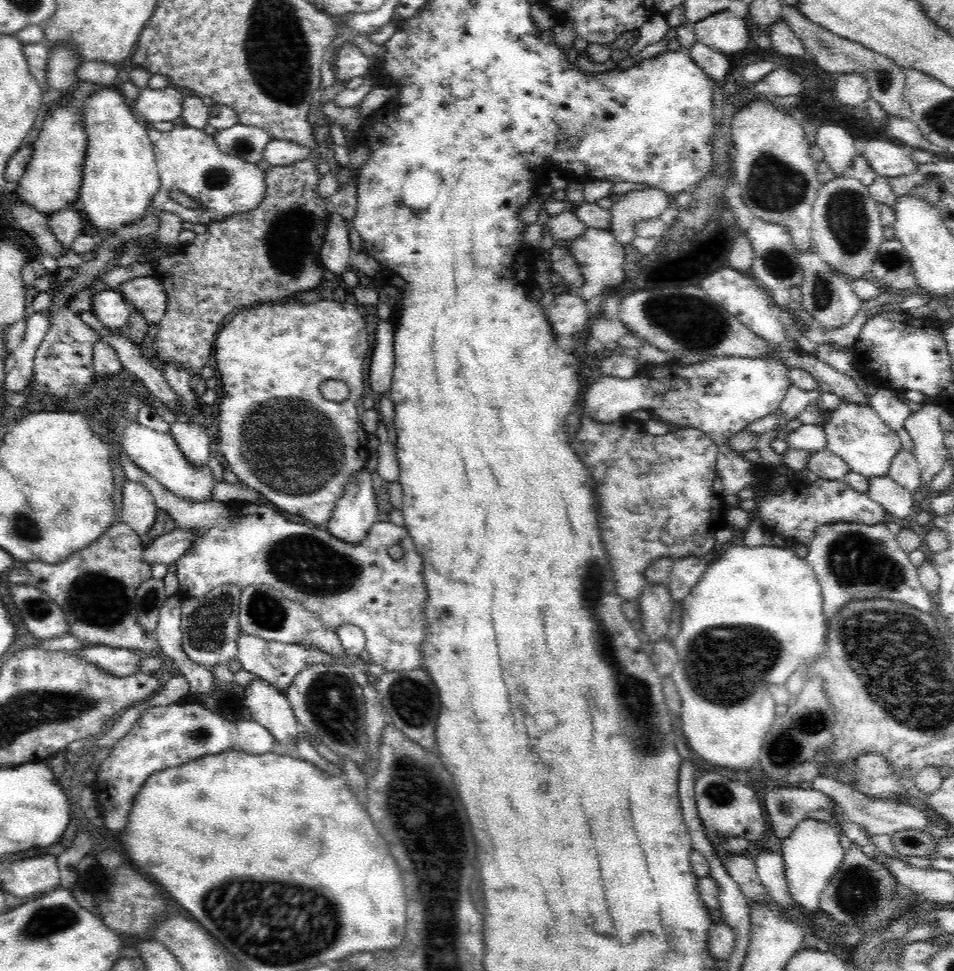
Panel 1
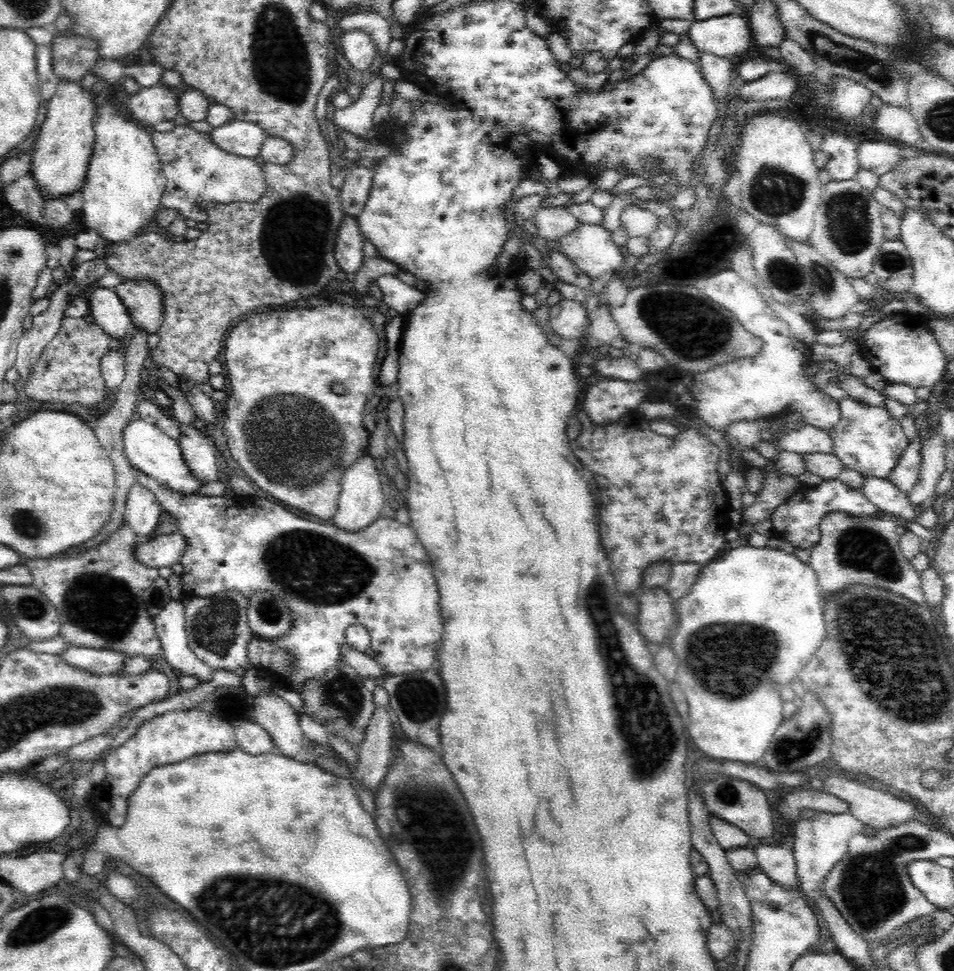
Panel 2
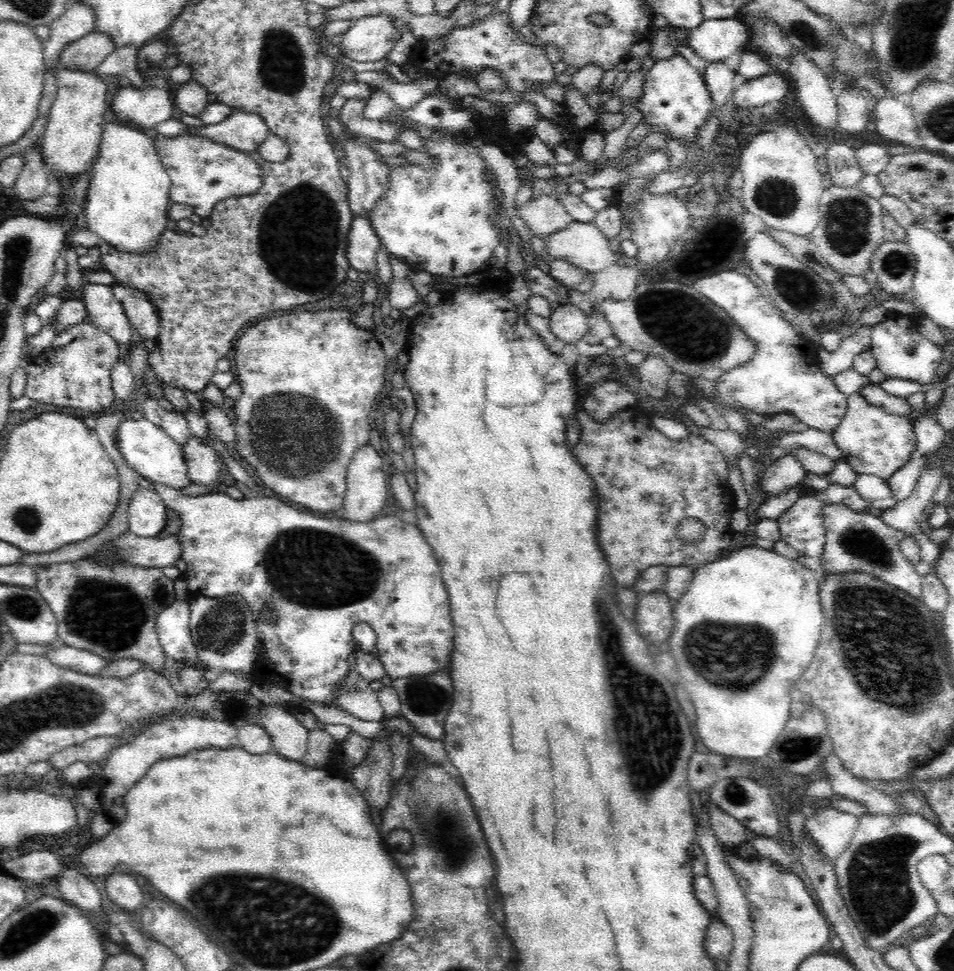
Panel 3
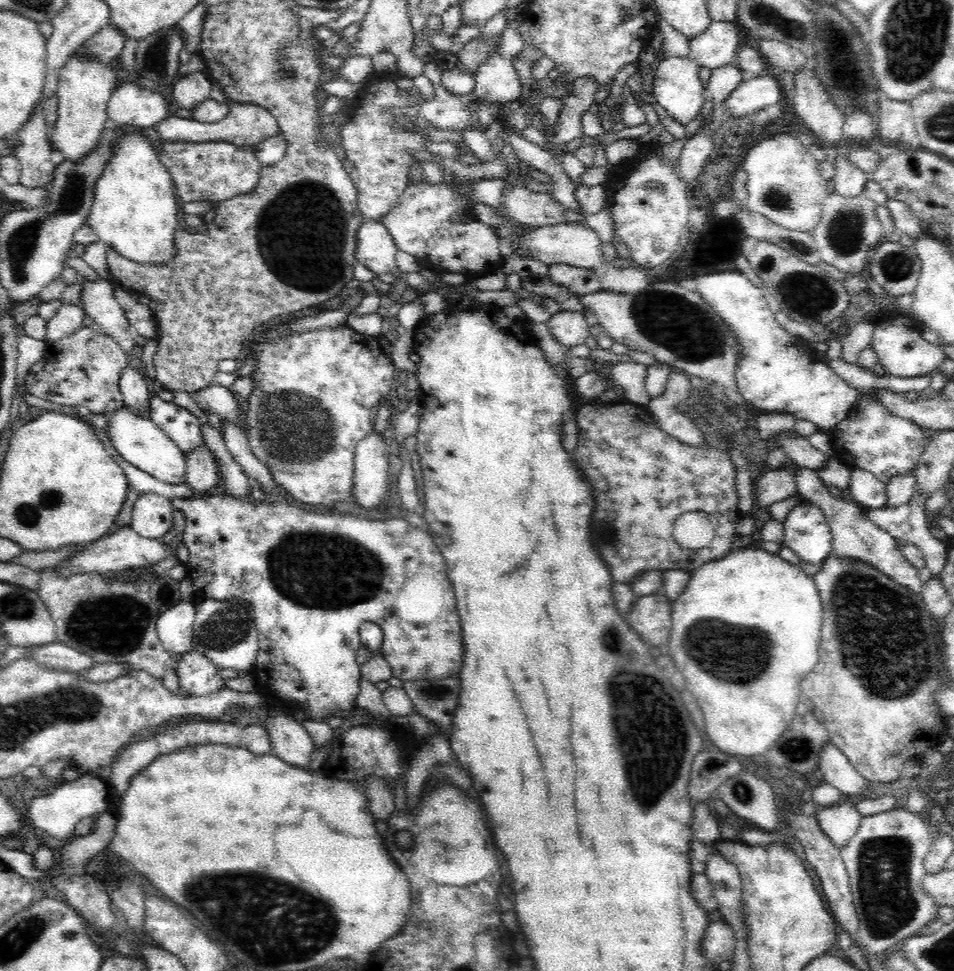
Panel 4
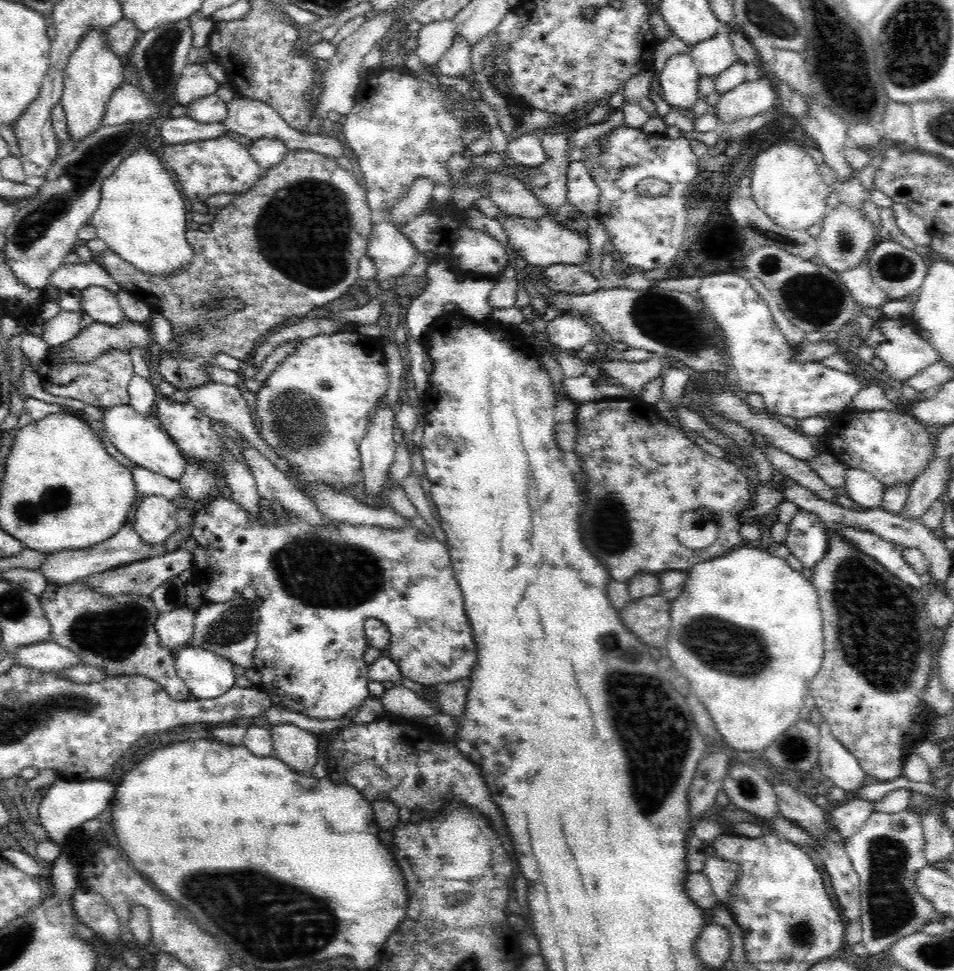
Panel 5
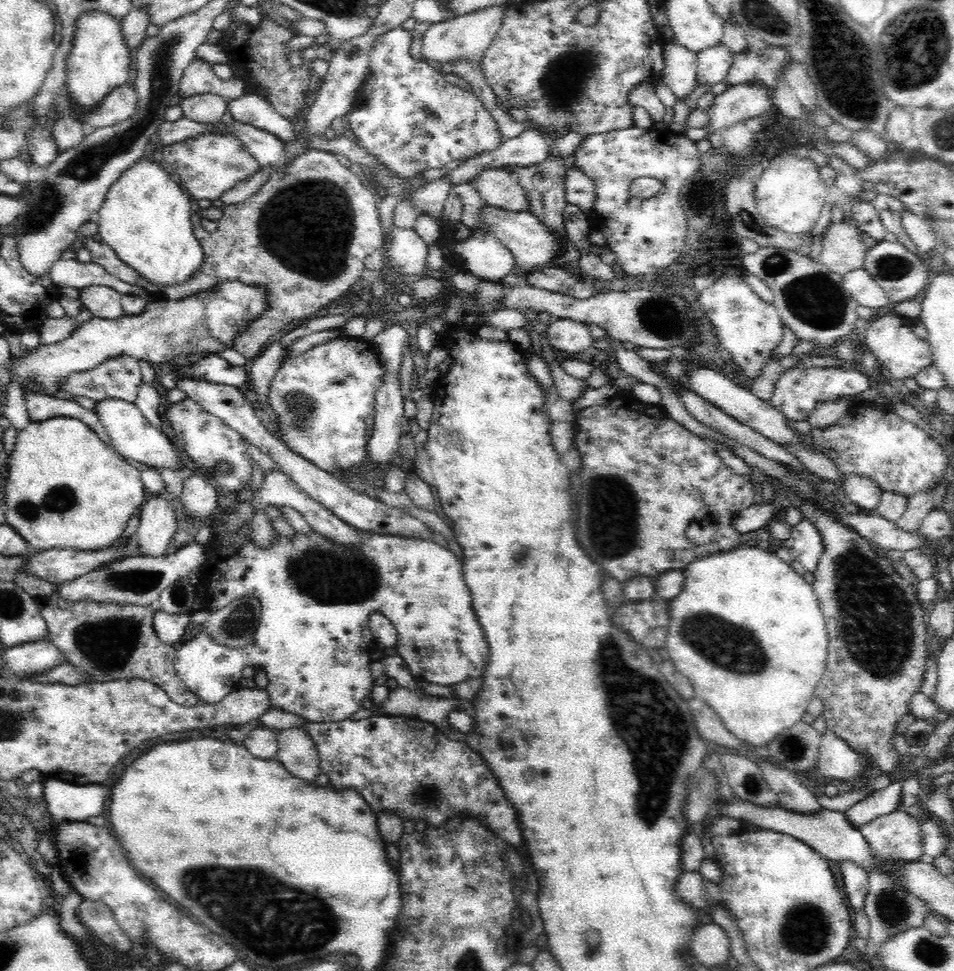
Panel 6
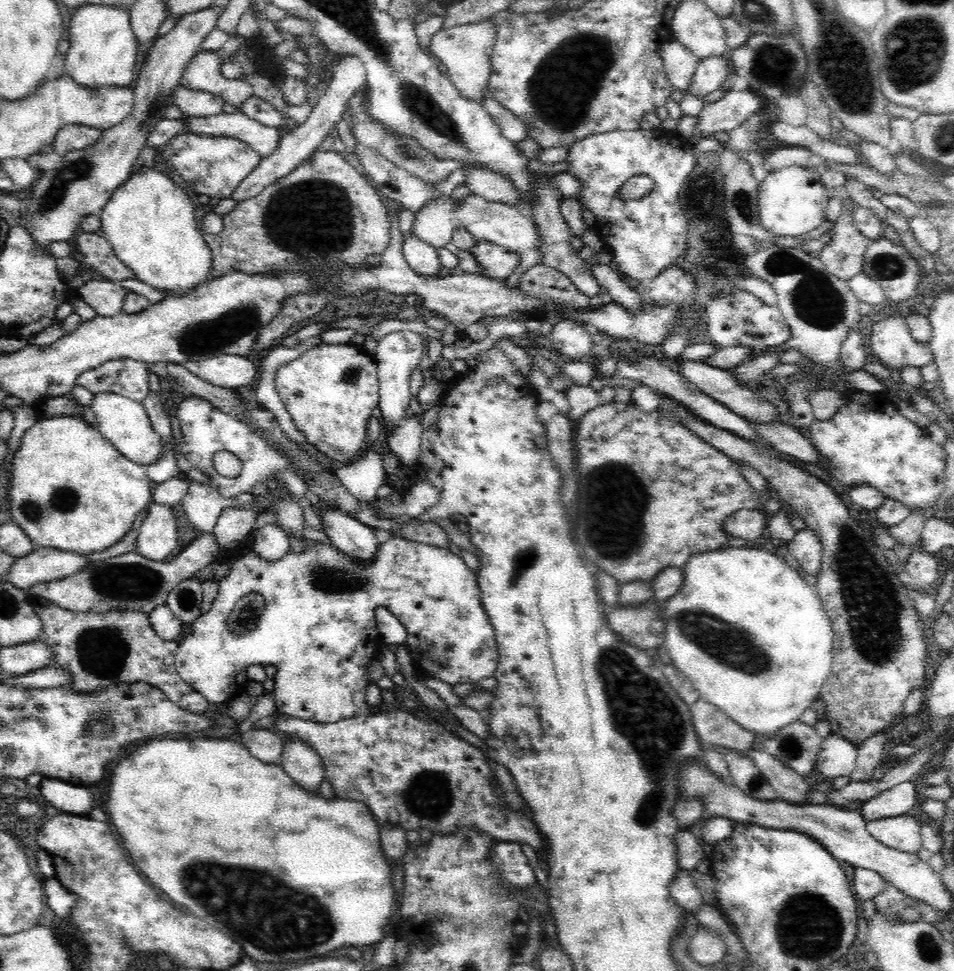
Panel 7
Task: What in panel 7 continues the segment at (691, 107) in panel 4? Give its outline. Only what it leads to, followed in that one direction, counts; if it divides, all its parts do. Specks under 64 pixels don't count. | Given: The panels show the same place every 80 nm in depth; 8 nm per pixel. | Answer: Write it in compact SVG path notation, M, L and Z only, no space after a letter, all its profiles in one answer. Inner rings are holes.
M675 38L664 41L661 48L664 70L672 89L688 92L699 58Z

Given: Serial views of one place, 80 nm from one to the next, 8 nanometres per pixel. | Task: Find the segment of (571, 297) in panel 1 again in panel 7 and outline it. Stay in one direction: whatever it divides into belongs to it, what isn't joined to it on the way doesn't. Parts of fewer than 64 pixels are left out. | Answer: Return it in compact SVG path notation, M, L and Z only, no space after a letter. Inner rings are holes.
M568 318L554 324L546 344L567 362L579 361L592 350L592 338L586 327Z

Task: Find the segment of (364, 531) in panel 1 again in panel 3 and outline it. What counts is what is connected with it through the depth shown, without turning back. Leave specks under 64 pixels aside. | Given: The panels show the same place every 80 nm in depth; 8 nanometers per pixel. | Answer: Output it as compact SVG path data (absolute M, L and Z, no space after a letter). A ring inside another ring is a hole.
M363 444L356 450L346 474L346 496L344 496L344 507L339 513L342 519L366 522L376 518L382 507L388 504L390 486L382 470L382 464L382 456L372 444Z

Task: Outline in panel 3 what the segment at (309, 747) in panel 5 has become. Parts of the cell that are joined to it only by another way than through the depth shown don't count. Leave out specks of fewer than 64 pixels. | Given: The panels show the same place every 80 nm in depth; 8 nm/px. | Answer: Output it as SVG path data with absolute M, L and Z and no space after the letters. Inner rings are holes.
M286 704L261 707L259 725L270 735L272 752L282 758L298 760L306 759L309 730L296 719Z

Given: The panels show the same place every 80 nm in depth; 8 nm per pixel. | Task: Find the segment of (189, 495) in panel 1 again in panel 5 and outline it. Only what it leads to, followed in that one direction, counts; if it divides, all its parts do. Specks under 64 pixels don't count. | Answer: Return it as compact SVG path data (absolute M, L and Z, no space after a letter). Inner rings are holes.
M130 404L111 406L107 409L101 409L101 412L106 438L126 458L137 464L140 471L162 474L170 480L170 483L177 483L180 480L180 477L185 473L189 460L180 452L180 449L164 428L160 428L157 420L138 414Z

